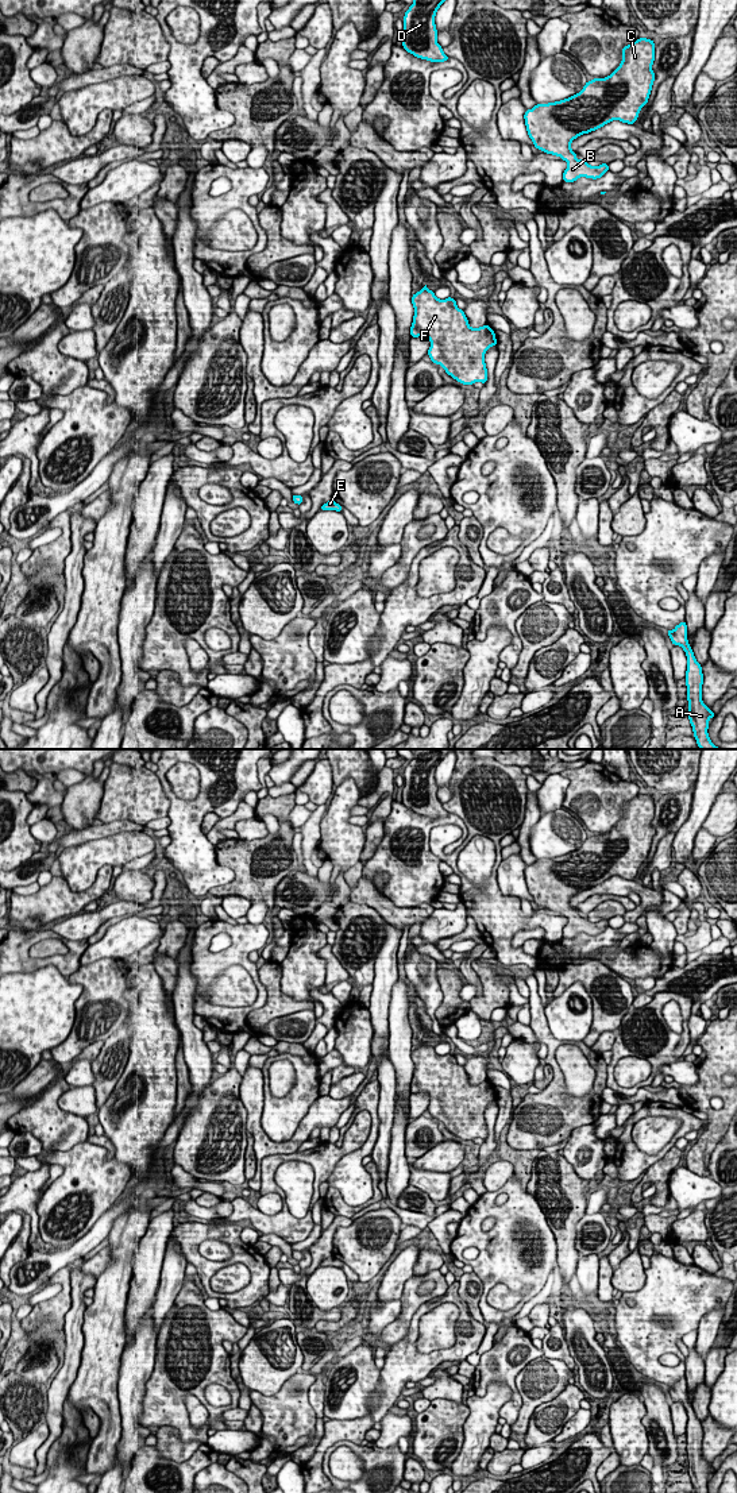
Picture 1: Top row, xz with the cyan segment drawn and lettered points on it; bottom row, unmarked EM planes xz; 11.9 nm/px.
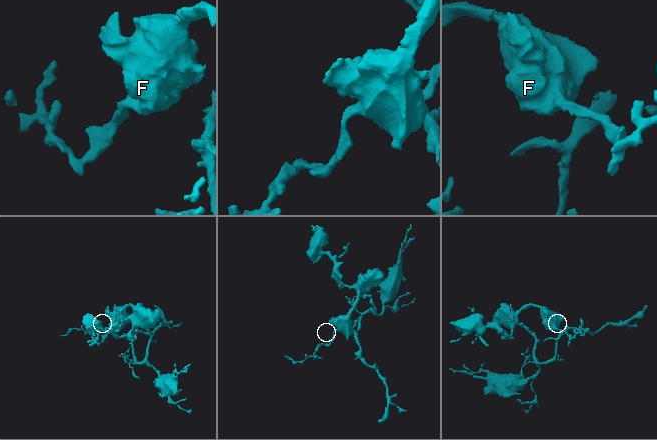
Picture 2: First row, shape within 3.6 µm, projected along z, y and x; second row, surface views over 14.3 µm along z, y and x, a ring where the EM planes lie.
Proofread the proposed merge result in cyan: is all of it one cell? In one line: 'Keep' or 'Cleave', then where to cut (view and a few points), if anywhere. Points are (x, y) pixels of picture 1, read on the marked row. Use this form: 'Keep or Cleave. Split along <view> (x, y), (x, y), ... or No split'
Keep. No split

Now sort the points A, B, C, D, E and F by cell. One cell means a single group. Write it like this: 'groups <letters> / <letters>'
groups A B C D E F

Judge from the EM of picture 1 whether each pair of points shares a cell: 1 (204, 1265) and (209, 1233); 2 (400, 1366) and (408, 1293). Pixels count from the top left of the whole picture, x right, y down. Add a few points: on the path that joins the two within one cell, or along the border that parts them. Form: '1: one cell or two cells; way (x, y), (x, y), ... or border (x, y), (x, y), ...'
1: one cell; way (195, 1256), (195, 1243), (200, 1238)
2: two cells; border (417, 1310), (408, 1333), (388, 1351)

